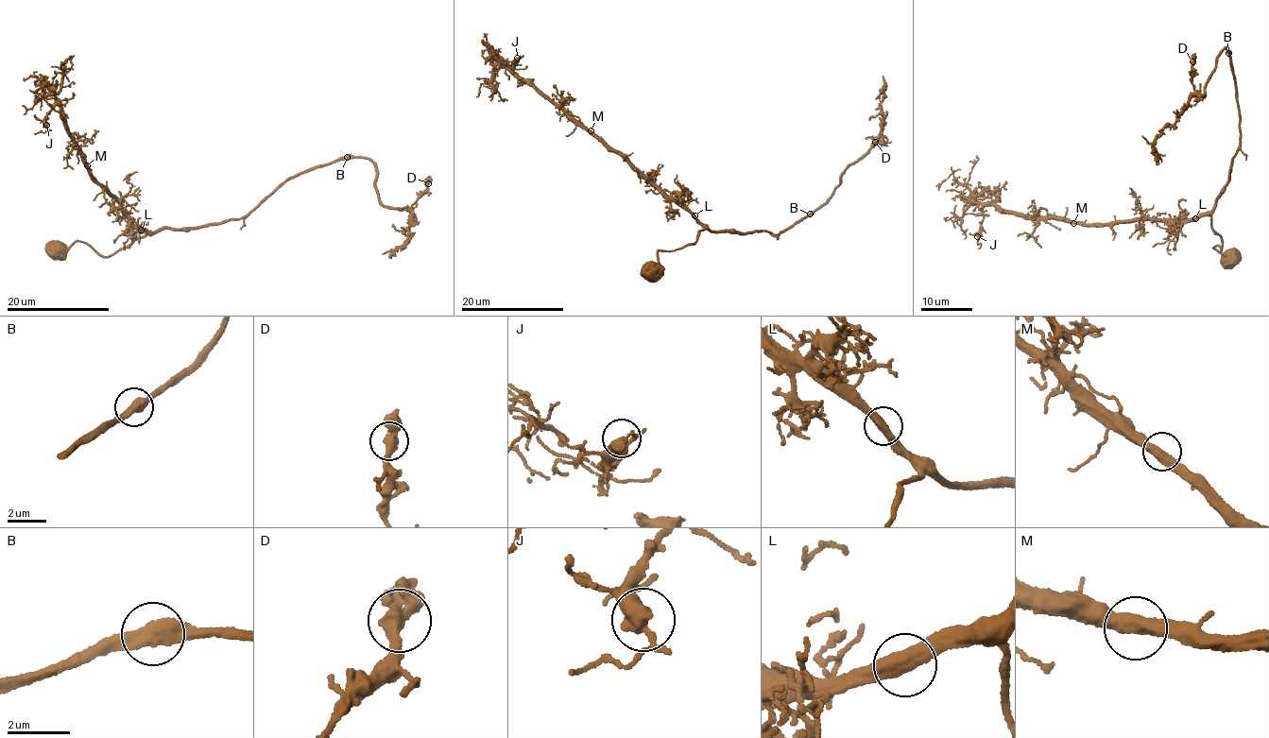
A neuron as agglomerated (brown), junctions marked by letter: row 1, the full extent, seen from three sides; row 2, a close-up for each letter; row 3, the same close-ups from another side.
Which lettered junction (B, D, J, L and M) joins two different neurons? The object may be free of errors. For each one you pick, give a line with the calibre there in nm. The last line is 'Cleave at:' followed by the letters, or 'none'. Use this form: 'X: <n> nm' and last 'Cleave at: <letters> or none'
Cleave at: none

